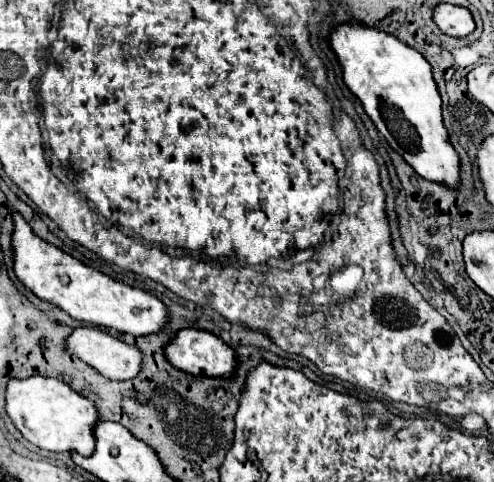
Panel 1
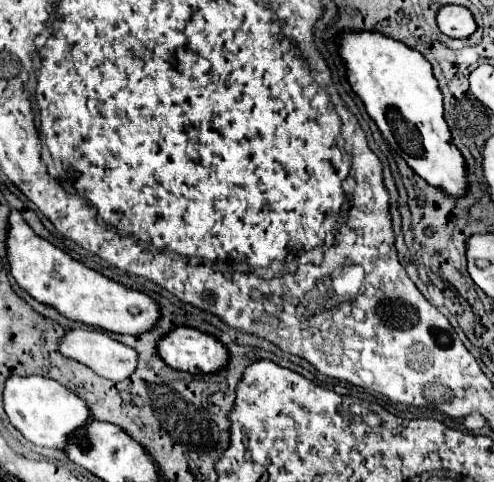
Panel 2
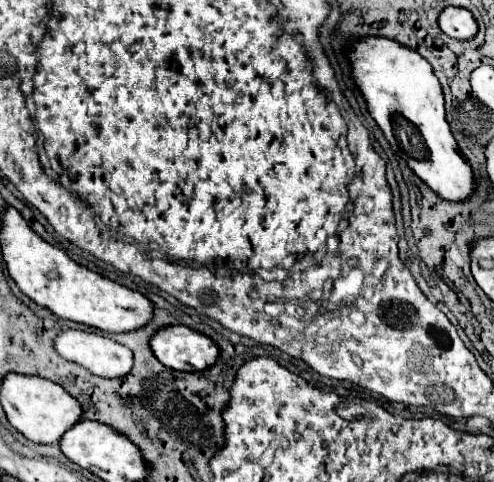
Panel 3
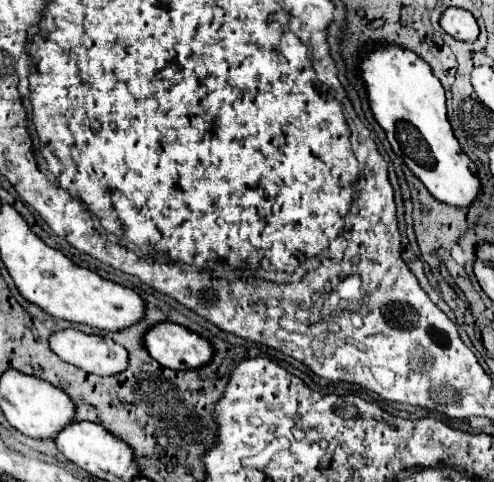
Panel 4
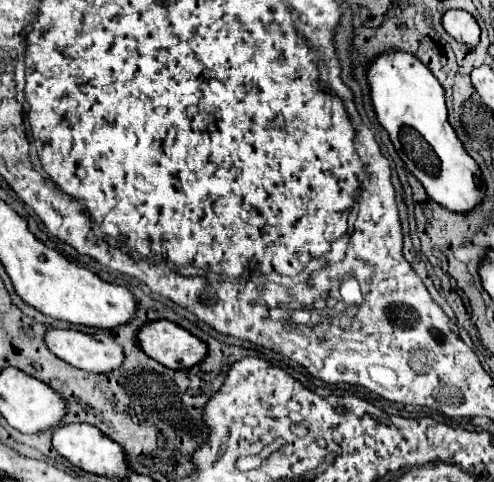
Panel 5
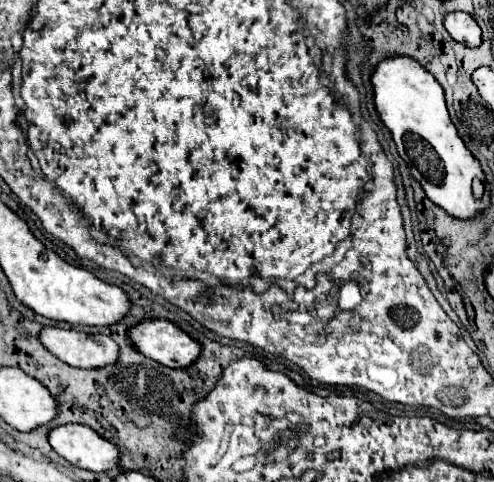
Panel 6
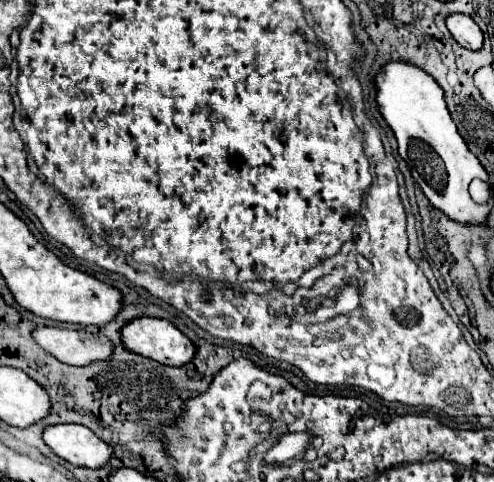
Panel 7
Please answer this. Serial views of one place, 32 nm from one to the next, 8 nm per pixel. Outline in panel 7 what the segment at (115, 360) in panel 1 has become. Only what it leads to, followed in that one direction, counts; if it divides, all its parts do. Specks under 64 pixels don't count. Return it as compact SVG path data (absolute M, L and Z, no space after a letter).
M40 326L34 332L34 340L60 362L70 366L88 366L94 362L106 362L114 354L114 344L106 336L86 334L84 330L48 328Z

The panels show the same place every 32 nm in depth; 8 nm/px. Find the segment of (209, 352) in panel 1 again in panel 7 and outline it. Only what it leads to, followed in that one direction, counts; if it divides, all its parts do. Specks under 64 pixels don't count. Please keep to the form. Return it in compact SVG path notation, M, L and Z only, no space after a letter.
M138 318L124 326L122 342L128 350L166 366L188 364L196 346L172 322L160 318Z

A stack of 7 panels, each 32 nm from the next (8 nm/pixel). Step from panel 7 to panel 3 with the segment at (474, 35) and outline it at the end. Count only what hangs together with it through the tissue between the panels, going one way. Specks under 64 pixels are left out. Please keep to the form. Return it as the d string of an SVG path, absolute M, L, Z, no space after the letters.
M446 6L438 16L438 26L444 34L456 40L470 40L478 32L472 12L458 6Z

